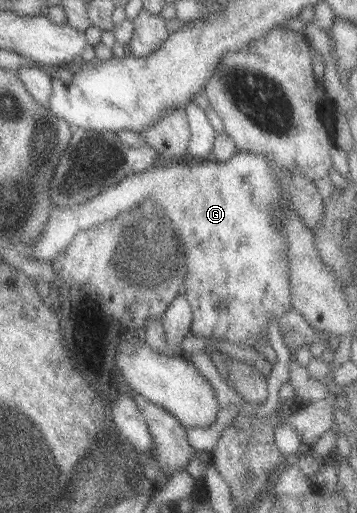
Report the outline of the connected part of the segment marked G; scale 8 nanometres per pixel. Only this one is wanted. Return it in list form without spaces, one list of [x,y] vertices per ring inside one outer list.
[[[238,150],[224,161],[206,159],[186,166],[181,159],[175,166],[150,167],[139,173],[131,173],[81,204],[72,207],[54,206],[44,222],[40,238],[26,246],[23,253],[33,257],[33,260],[37,258],[49,261],[61,253],[74,234],[115,218],[118,214],[129,212],[150,200],[162,210],[176,237],[181,240],[185,262],[181,294],[189,303],[192,313],[189,333],[226,344],[233,343],[241,348],[254,347],[259,334],[266,333],[267,325],[276,323],[292,309],[286,244],[276,227],[276,210],[282,206],[291,206],[288,194],[279,186],[271,165],[272,162],[260,154]]]

